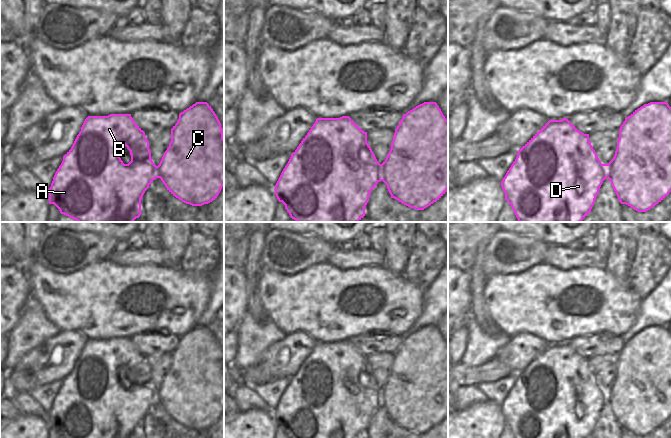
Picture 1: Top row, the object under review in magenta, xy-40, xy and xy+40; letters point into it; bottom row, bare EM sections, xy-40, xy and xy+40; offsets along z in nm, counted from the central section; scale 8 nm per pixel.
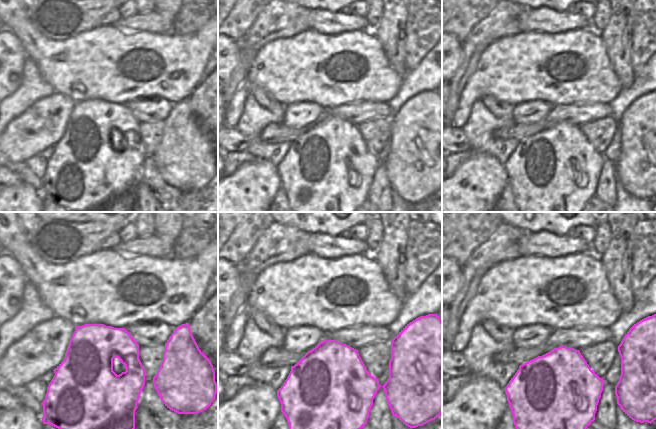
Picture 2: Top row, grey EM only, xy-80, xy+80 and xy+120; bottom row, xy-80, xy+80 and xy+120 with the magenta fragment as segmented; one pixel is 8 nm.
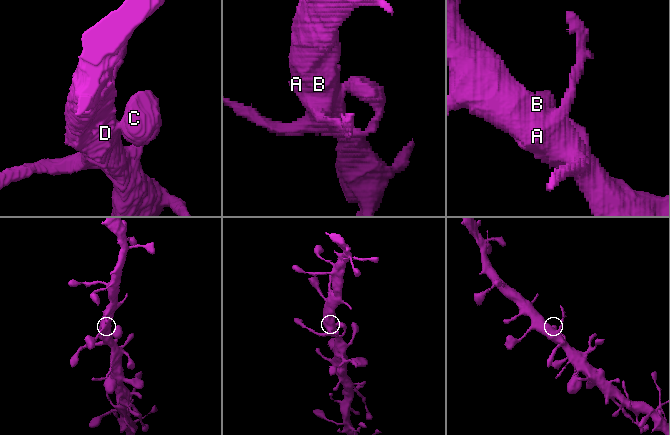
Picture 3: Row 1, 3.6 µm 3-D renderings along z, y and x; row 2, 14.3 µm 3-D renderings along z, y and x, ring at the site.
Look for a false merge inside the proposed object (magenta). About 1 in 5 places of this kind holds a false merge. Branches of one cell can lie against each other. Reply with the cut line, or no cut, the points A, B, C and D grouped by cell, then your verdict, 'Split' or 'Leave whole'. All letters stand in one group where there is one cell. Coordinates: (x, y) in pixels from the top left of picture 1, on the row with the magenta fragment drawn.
No split. Groups: A B C D. Leave whole.

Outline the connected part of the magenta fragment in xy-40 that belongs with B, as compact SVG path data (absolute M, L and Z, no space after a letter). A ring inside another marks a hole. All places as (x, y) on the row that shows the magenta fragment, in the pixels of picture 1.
M196 102L179 114L177 123L171 129L171 141L165 151L160 163L156 166L151 159L149 141L145 137L145 132L135 123L131 114L110 114L108 116L88 116L77 135L71 149L63 156L63 161L57 169L51 187L49 190L49 204L54 204L60 211L77 222L133 222L141 215L141 199L149 185L156 179L160 178L167 190L176 198L192 206L202 206L215 200L224 186L224 138L221 123L207 102ZM124 144L130 151L131 161L124 164L119 157L119 145Z

